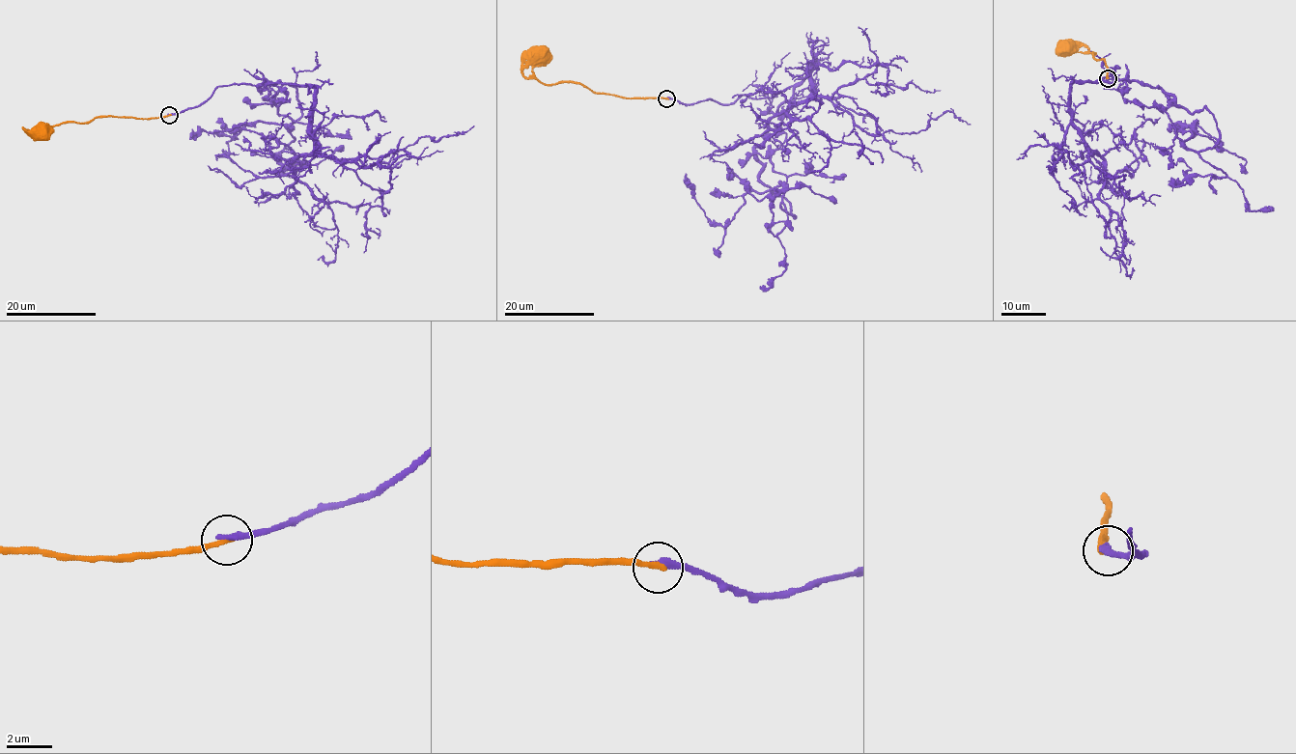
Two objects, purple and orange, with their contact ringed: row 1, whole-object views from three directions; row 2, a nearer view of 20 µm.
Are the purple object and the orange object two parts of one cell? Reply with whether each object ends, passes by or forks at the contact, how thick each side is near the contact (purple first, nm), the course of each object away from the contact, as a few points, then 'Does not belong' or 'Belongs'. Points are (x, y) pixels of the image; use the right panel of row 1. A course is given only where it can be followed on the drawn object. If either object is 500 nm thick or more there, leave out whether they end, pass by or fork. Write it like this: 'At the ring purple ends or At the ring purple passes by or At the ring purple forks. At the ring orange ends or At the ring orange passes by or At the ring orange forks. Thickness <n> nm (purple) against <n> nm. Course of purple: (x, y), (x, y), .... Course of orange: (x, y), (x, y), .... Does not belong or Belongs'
At the ring purple ends. At the ring orange ends. Thickness 320 nm (purple) against 260 nm. Course of purple: (1108, 77), (1117, 66), (1071, 86), (1071, 125), (1122, 190), (1125, 175), (1104, 176), (1118, 176). Course of orange: (1108, 77), (1105, 59), (1097, 59), (1093, 51), (1066, 49). Does not belong

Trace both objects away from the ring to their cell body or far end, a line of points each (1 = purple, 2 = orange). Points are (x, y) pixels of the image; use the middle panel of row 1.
1: (667, 98), (774, 97), (815, 60), (811, 89), (870, 134), (916, 132), (947, 111), (970, 124)
2: (667, 98), (624, 98), (594, 93), (573, 82), (545, 84), (533, 70), (534, 60), (539, 56)

